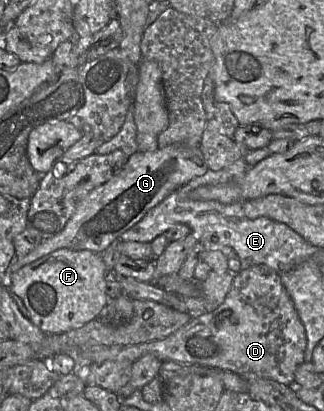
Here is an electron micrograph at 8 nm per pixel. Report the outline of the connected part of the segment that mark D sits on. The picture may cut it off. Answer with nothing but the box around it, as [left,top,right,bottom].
[65,266,306,386]

